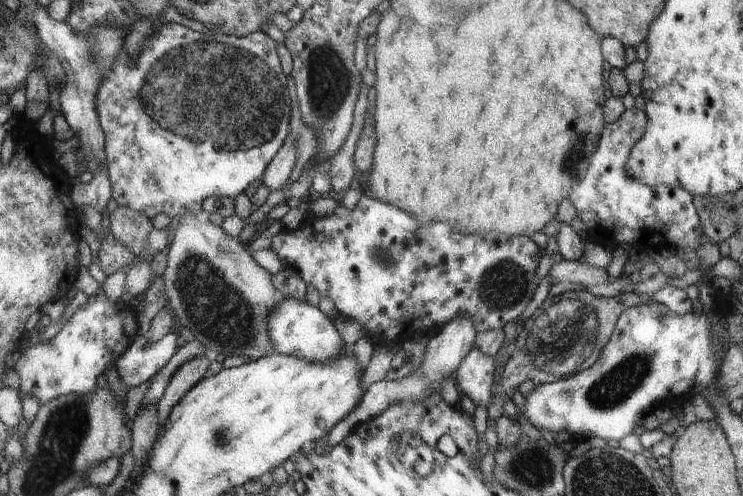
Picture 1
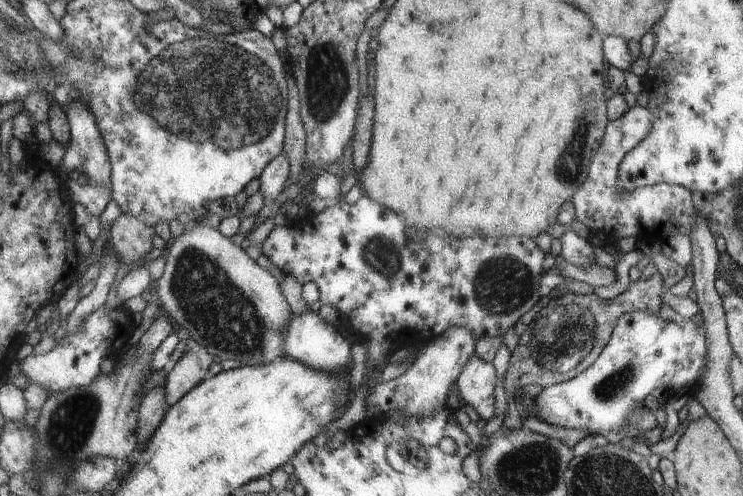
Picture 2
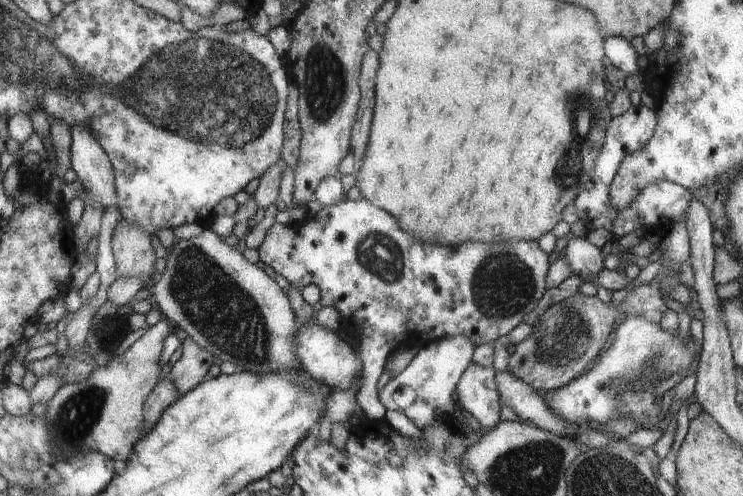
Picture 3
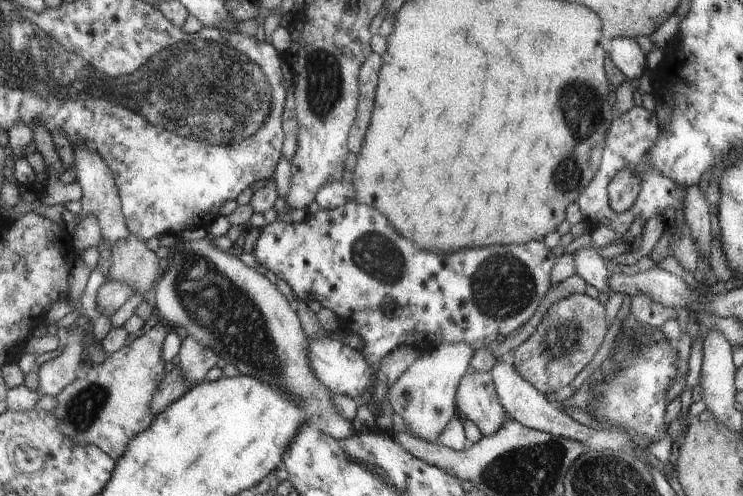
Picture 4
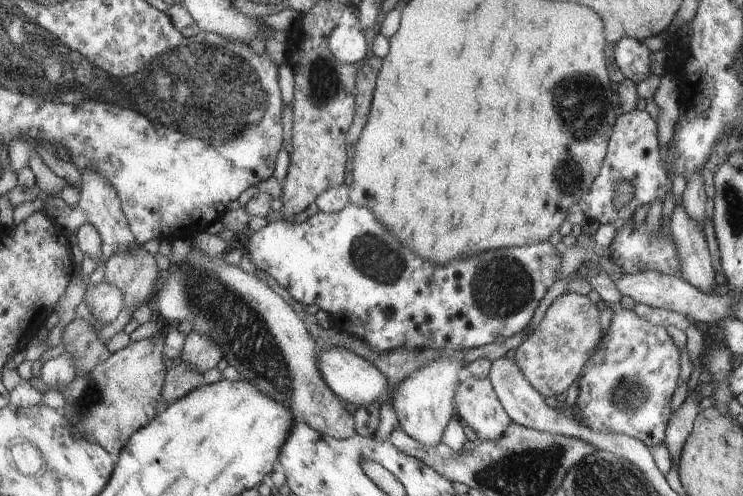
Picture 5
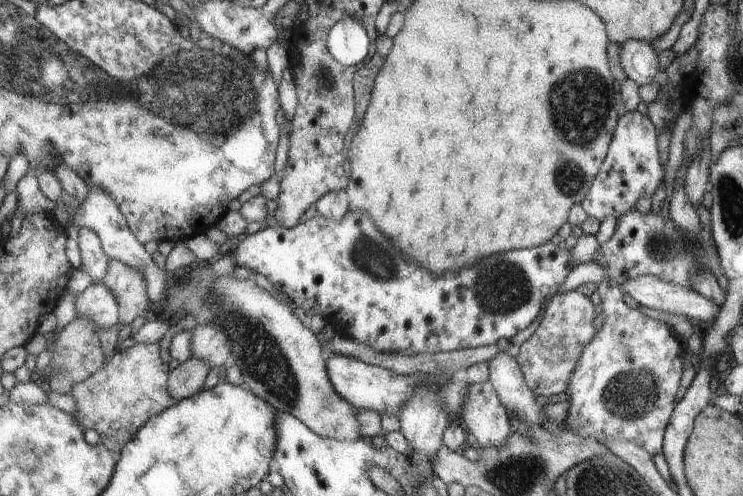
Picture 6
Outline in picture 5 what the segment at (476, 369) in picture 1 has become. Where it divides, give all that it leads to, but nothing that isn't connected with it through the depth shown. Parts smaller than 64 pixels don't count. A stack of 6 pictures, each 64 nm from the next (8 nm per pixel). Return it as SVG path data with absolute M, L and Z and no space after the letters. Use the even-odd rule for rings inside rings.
M469 376L463 382L459 382L455 408L461 422L475 430L477 440L497 438L511 422L493 392L489 376Z

